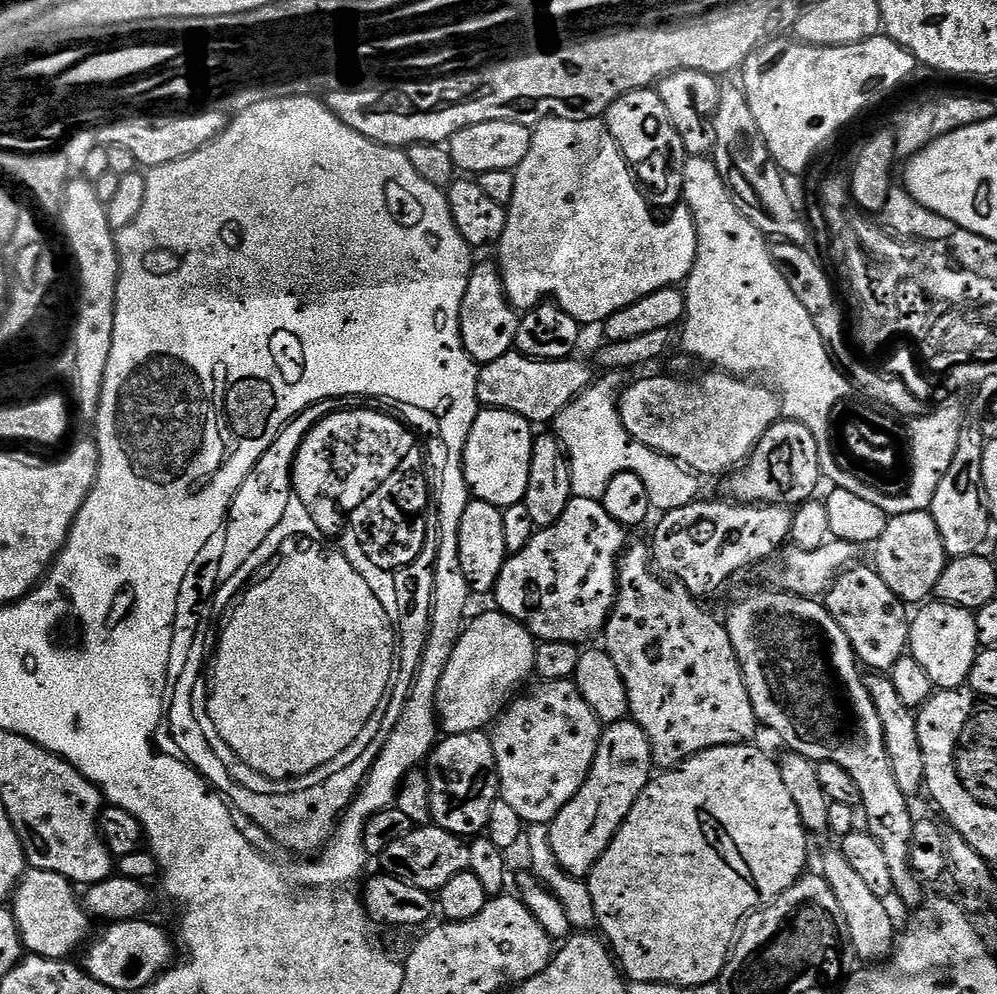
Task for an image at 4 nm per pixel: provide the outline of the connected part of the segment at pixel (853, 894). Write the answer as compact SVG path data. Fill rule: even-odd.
M832 850L824 856L824 861L820 864L819 871L822 873L824 880L834 890L834 898L838 898L838 906L842 910L844 925L848 931L848 941L852 943L852 951L857 957L860 956L864 962L880 962L891 956L893 947L898 935L898 928L892 925L892 916L888 913L888 904L878 898L878 894L873 894L870 889L864 885L864 881L854 869L850 862L846 862L844 855L838 850Z

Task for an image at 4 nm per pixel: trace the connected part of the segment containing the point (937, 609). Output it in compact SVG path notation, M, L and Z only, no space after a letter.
M939 602L925 603L917 612L920 613L911 617L908 629L910 655L922 665L926 674L930 674L937 689L965 687L976 653L981 649L973 613L967 608Z

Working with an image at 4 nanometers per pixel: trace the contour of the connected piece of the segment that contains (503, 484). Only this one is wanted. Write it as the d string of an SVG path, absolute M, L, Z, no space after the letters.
M501 408L477 411L464 447L464 477L469 493L501 510L522 504L530 482L534 426L526 418Z

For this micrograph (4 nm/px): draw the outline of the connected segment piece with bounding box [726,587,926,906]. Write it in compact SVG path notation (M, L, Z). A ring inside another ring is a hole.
M752 588L749 592L742 593L733 602L728 620L726 619L730 642L736 651L756 719L763 727L765 724L770 731L780 735L785 749L802 754L816 764L834 762L835 765L842 766L842 770L846 770L850 778L854 778L860 795L863 819L864 816L868 819L866 831L874 837L886 856L890 878L894 878L895 895L900 895L904 904L919 905L925 899L926 893L920 889L921 881L912 871L910 862L914 815L908 809L909 797L904 796L902 790L898 790L898 782L894 782L894 770L890 770L882 722L878 719L878 712L874 710L870 694L866 694L862 668L855 650L852 649L850 638L846 638L842 626L838 626L838 622L819 599L795 596L792 592L773 588Z

